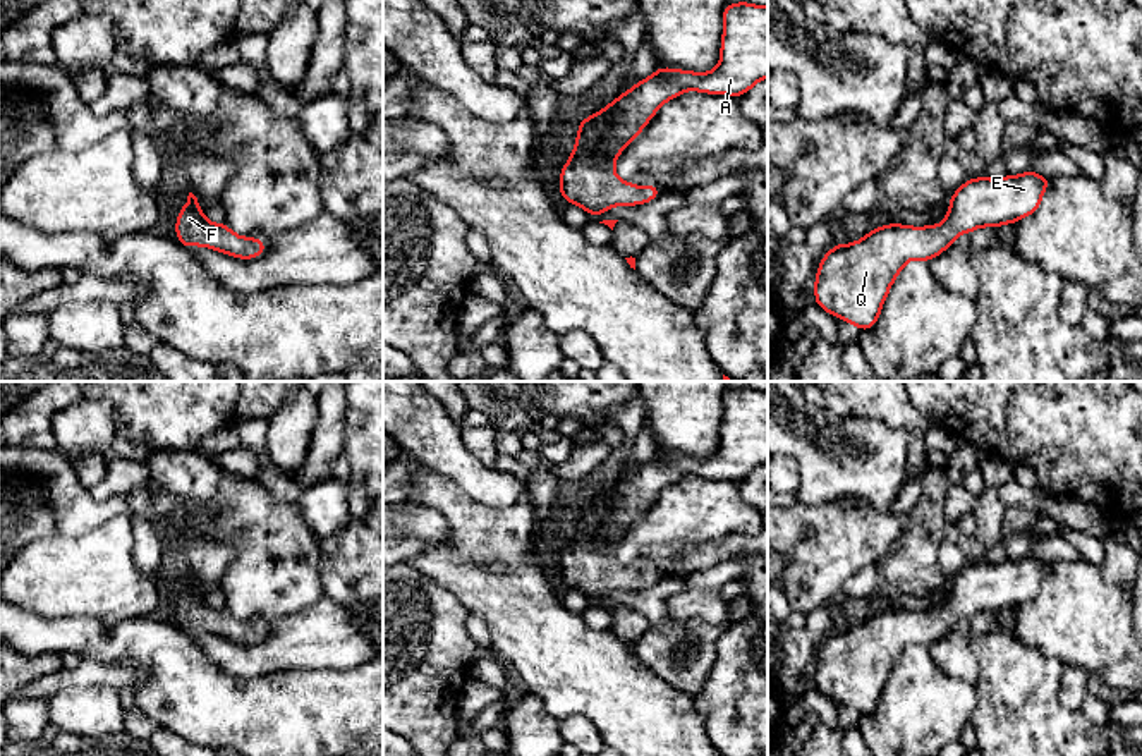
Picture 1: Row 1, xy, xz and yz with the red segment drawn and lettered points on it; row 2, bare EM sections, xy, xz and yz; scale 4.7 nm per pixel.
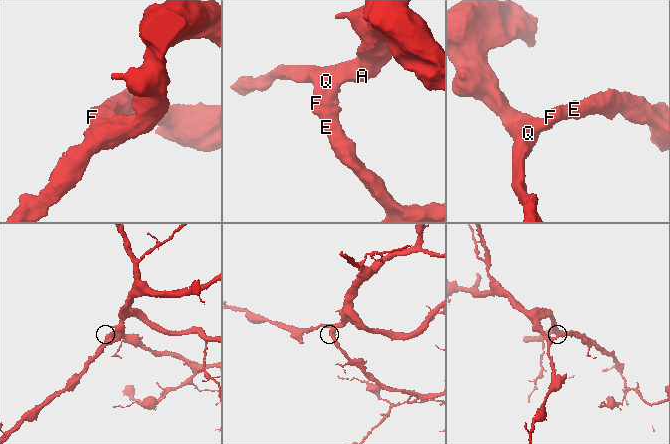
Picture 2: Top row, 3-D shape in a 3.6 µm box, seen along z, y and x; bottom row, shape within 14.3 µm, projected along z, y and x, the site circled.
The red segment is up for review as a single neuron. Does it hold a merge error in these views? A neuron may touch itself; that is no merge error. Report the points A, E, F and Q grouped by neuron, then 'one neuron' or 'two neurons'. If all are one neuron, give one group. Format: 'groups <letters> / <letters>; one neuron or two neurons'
groups A E F Q; one neuron

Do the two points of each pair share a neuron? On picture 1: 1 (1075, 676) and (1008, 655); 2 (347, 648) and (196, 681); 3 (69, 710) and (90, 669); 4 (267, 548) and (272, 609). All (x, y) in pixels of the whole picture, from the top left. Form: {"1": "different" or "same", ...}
{"1": "different", "2": "different", "3": "different", "4": "same"}

